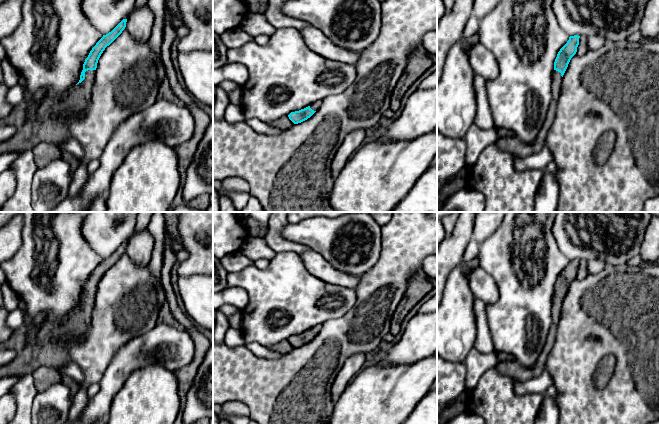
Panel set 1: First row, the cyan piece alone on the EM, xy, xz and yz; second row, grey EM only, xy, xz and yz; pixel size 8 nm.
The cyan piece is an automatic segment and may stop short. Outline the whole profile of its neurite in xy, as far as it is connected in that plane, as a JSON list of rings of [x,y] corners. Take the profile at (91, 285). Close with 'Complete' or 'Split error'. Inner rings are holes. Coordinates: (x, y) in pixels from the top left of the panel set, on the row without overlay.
[[[123,243],[111,256],[96,267],[83,288],[79,306],[67,316],[50,316],[43,327],[33,335],[29,344],[17,353],[7,365],[0,367],[0,378],[6,376],[25,376],[39,367],[60,370],[70,361],[67,343],[82,342],[91,327],[95,294],[98,284],[109,270],[125,253],[127,243]]]. Split error

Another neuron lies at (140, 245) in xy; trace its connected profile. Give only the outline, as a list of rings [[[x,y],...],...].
[[[148,229],[134,231],[129,238],[125,253],[139,266],[149,265],[154,248],[154,238]]]

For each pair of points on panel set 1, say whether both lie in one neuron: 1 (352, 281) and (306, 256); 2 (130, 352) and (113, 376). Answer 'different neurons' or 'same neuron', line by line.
1: same neuron
2: same neuron

